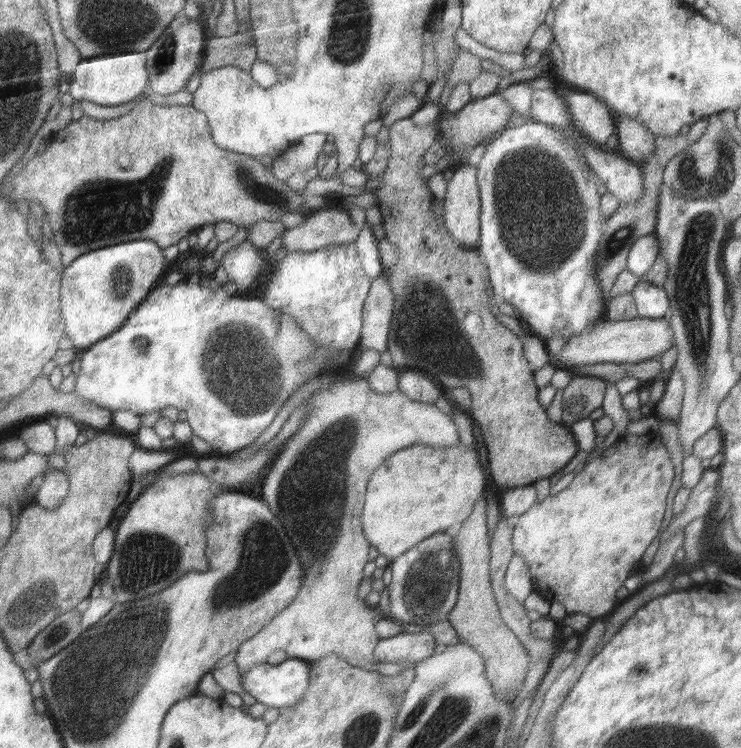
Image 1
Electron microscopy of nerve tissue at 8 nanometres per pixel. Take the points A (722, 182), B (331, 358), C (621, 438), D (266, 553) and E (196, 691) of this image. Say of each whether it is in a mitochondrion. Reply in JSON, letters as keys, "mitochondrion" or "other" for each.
{"A":"mitochondrion","B":"other","C":"other","D":"mitochondrion","E":"other"}

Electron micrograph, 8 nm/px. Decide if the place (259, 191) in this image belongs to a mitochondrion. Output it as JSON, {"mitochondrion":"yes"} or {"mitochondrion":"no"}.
{"mitochondrion":"yes"}

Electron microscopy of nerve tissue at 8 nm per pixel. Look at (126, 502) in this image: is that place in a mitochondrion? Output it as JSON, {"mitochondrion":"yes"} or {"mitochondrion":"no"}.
{"mitochondrion":"no"}

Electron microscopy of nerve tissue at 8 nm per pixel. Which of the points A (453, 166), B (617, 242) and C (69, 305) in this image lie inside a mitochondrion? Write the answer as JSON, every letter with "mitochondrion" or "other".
{"A":"other","B":"mitochondrion","C":"other"}

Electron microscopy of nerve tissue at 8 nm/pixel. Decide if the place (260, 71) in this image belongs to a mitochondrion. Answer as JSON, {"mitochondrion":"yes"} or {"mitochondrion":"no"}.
{"mitochondrion":"no"}

